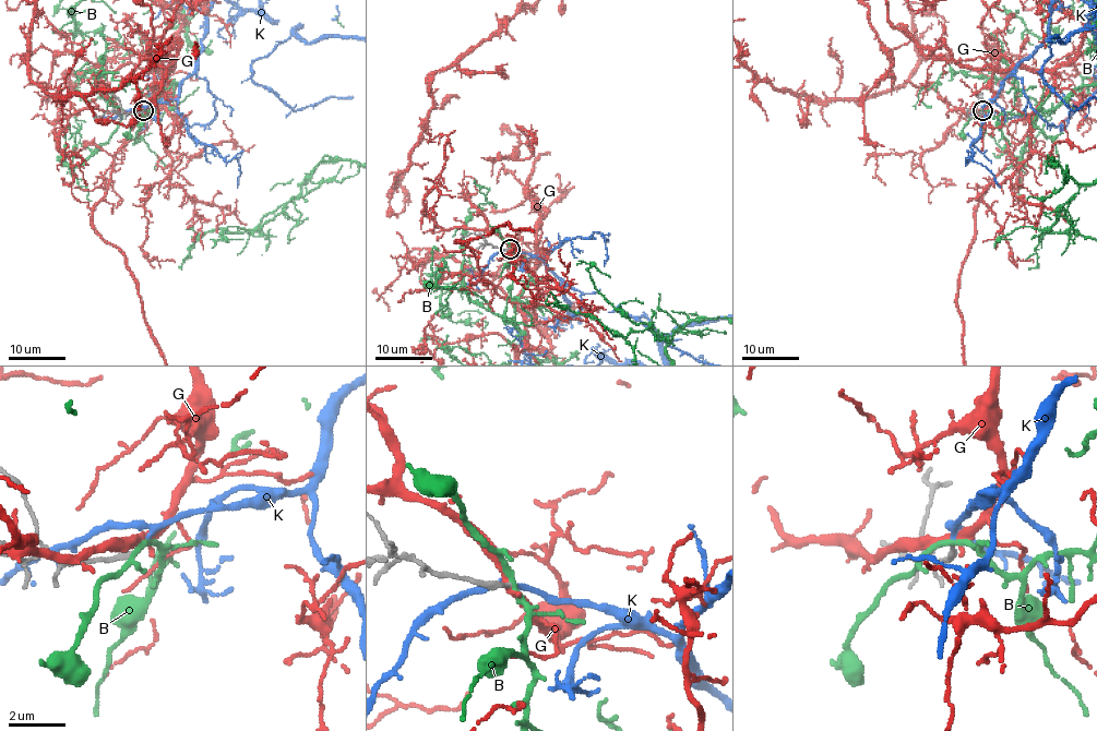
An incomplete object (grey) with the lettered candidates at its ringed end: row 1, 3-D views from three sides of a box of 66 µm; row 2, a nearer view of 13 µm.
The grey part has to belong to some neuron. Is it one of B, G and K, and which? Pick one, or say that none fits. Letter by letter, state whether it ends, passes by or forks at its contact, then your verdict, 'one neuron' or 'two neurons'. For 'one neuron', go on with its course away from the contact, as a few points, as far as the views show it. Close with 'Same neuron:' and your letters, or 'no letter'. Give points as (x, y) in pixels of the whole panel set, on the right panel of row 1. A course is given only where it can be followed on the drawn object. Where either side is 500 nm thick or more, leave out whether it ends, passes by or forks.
B: it passes by | two neurons
G: it passes by | two neurons
K: it passes by | one neuron
Same neuron: K

